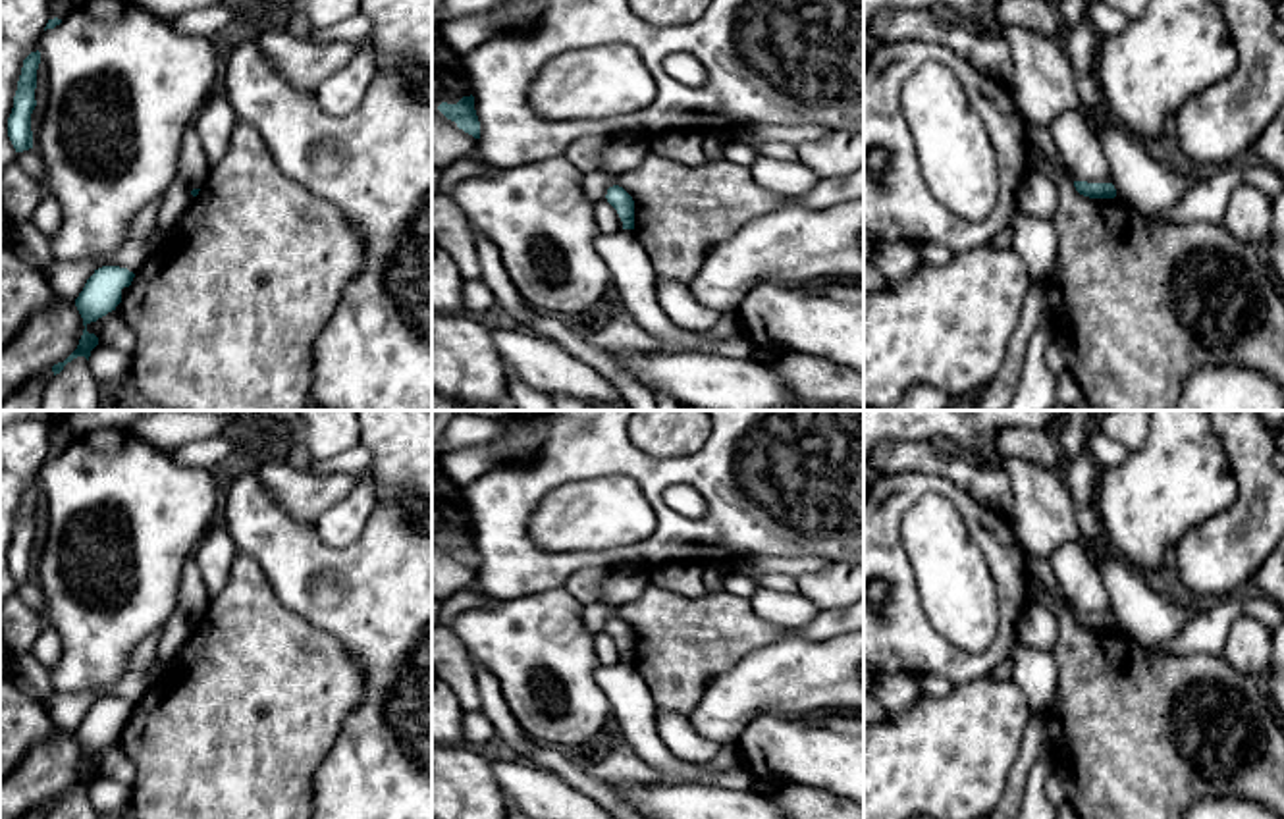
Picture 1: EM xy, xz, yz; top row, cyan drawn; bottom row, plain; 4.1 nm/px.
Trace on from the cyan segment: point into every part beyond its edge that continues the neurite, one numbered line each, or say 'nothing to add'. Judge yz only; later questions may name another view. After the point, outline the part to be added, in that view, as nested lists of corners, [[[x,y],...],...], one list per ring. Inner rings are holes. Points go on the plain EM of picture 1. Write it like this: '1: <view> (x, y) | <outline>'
nothing to add

